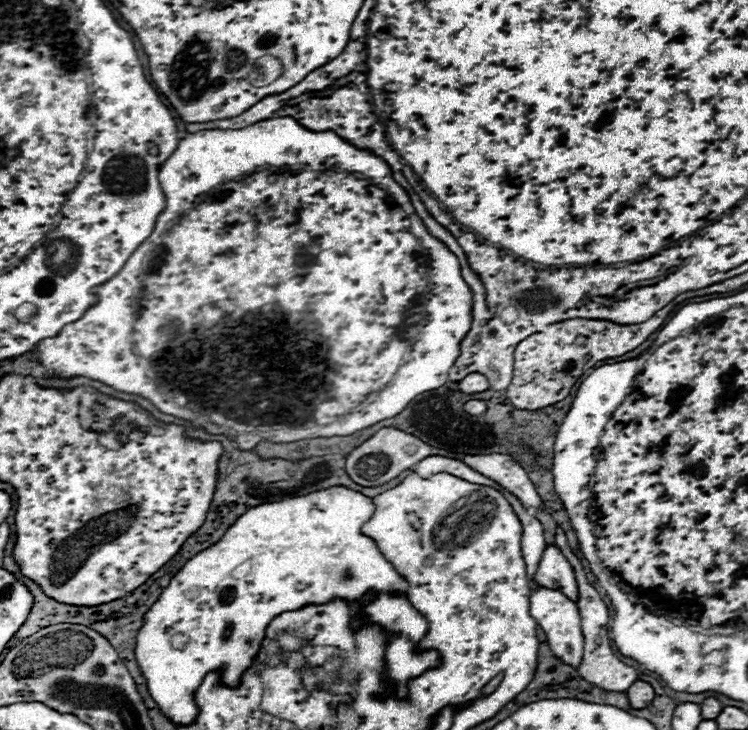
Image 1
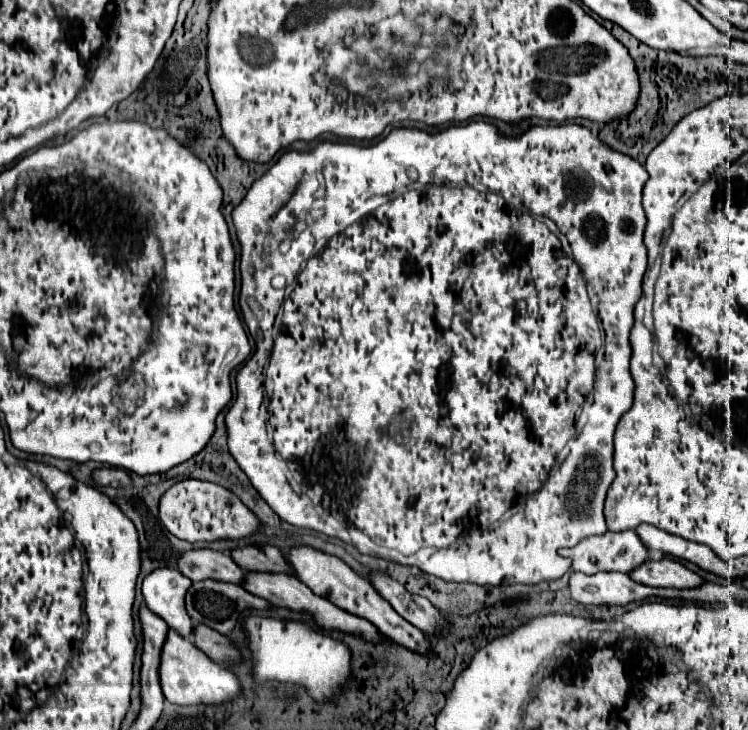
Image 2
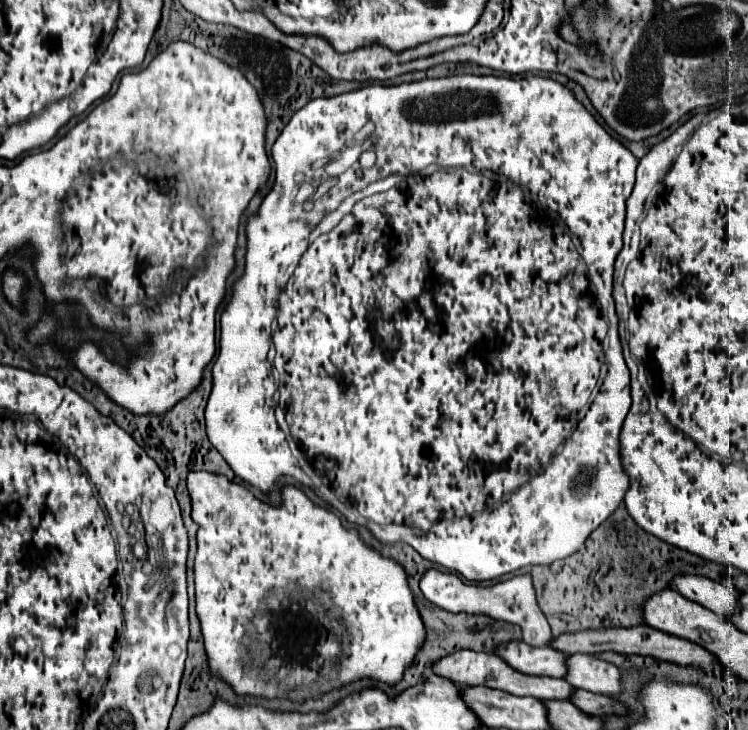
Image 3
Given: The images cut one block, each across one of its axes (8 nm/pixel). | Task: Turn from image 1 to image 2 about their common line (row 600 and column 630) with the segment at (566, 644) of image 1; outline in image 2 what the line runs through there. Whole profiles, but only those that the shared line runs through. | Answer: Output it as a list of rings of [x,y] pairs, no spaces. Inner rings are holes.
[[[624,530],[624,532],[604,532],[600,536],[588,536],[574,548],[560,550],[562,556],[572,558],[572,570],[574,572],[584,572],[584,574],[596,574],[596,572],[624,572],[630,574],[636,570],[640,564],[644,564],[650,558],[650,550],[646,544],[640,540],[640,536],[634,530]]]

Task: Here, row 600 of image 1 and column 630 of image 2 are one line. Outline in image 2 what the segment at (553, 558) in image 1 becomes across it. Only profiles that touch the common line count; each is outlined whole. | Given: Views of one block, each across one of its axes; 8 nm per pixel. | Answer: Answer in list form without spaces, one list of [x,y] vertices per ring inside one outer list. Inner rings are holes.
[[[672,558],[662,560],[648,560],[636,570],[630,572],[634,582],[642,582],[646,586],[662,586],[662,588],[694,588],[702,586],[704,580],[694,574],[692,570],[684,568],[680,562]]]

